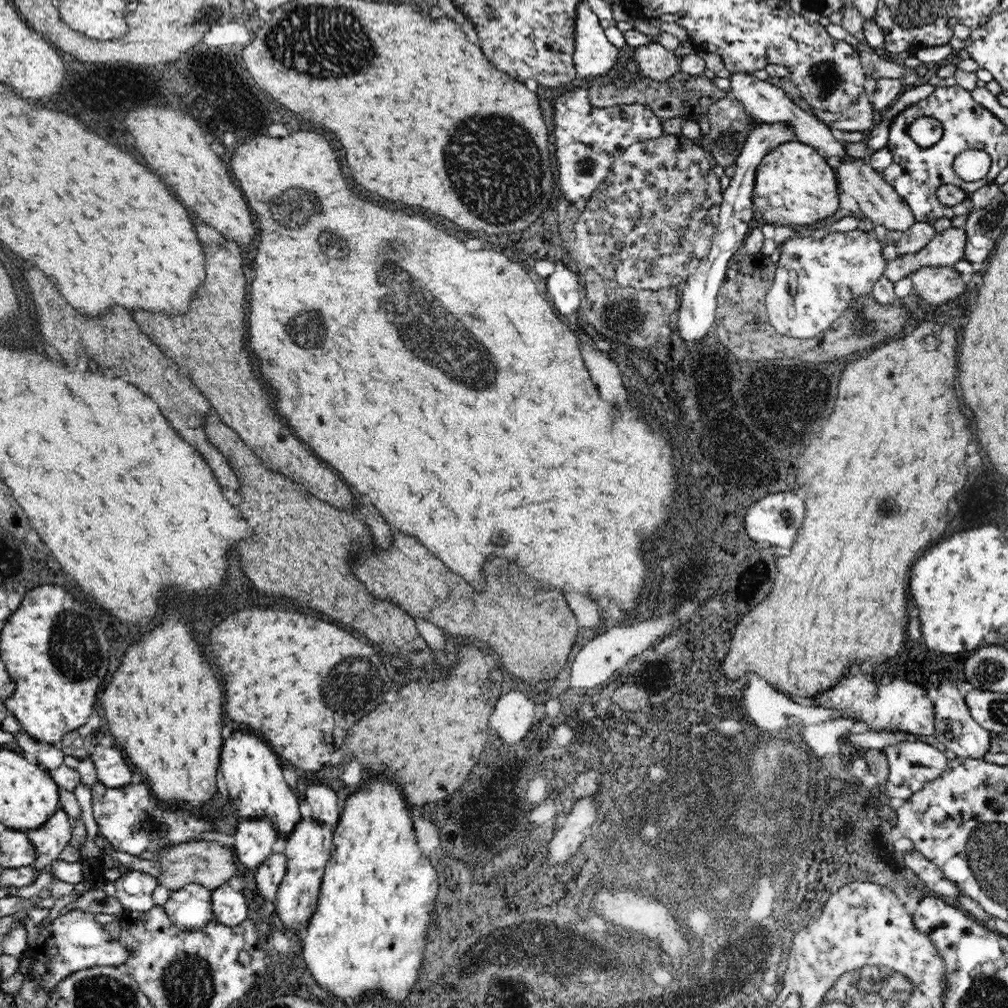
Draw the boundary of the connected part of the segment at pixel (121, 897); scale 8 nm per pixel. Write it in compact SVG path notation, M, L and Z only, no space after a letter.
M128 870L115 880L116 897L125 910L146 912L155 904L152 892L156 888L156 879L138 870Z

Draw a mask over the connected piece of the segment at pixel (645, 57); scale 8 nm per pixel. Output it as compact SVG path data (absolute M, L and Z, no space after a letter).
M659 43L644 44L634 50L633 59L636 60L640 73L644 78L652 81L664 82L681 71L679 55L668 51Z

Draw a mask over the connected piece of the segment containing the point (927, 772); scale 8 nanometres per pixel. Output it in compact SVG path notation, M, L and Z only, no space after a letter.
M906 739L886 746L883 749L889 766L889 778L886 782L885 796L890 798L902 798L906 800L912 794L922 790L928 782L932 782L946 770L951 755L948 752L941 752L936 745L921 741Z

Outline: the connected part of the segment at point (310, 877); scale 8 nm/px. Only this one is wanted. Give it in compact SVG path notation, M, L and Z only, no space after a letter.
M302 818L296 830L290 834L286 841L285 851L287 858L286 874L280 884L277 896L274 899L275 910L278 916L282 916L282 922L286 928L304 932L310 925L311 917L314 916L315 906L319 902L319 892L322 888L321 882L331 857L333 845L333 832L330 825L320 823L316 819L306 820Z

